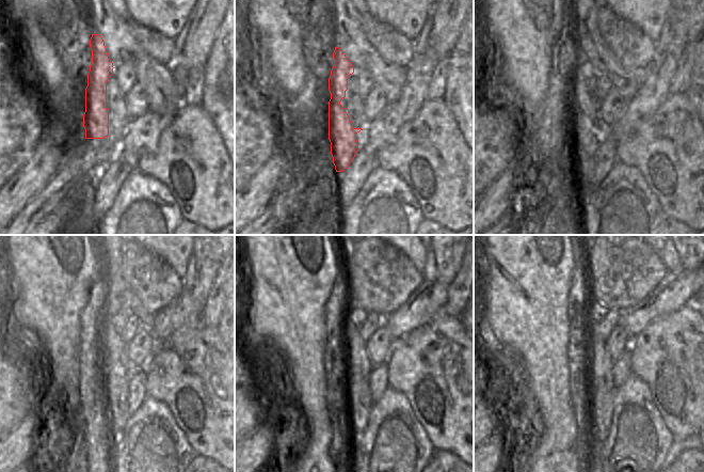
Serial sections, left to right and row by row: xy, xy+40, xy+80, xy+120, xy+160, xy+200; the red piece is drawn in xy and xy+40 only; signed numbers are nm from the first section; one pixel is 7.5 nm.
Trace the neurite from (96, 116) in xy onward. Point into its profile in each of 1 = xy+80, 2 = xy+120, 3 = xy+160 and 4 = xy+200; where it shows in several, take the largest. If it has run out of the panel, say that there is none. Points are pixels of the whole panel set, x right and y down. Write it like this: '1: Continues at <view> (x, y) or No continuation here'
1: Continues at xy+80 (587, 131)
2: Continues at xy+120 (116, 389)
3: Continues at xy+160 (360, 404)
4: Continues at xy+200 (601, 403).

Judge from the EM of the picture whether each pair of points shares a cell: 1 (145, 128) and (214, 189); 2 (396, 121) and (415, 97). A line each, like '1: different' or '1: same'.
1: different
2: different

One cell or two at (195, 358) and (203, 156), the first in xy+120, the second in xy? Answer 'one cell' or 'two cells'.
one cell

